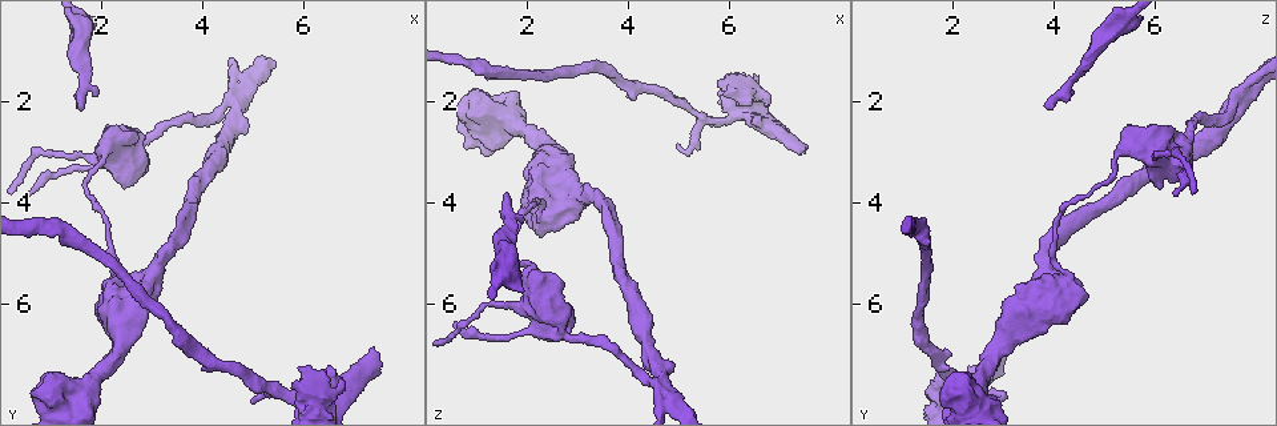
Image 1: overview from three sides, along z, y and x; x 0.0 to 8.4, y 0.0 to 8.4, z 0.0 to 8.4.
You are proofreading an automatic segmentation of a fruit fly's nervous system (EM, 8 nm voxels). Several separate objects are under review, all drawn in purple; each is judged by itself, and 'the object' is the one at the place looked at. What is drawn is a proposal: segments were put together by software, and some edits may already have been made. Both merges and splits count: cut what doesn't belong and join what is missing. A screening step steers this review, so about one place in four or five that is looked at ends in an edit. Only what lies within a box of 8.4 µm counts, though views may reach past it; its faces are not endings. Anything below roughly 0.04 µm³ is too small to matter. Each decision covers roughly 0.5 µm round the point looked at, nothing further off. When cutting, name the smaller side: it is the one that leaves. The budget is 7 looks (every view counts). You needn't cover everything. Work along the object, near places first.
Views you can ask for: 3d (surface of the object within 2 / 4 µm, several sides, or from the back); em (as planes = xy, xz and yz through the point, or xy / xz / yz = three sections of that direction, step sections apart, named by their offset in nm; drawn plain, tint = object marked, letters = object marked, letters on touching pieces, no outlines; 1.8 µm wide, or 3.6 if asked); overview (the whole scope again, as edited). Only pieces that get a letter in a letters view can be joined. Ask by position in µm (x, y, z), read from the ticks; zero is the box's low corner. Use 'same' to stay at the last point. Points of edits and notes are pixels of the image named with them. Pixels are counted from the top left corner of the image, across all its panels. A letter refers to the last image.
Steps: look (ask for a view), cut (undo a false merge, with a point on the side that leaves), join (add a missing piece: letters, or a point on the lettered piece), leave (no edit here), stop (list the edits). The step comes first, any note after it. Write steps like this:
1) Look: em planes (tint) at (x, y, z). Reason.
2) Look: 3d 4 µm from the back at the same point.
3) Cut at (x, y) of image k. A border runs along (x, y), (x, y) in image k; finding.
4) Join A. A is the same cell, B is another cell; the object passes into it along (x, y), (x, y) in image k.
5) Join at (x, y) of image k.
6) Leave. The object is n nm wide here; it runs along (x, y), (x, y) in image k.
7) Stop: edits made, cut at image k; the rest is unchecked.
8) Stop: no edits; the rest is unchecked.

Look: em xz step 8 (tint) at (4.65, 2.30, 7.35). Side arm on a straight run.

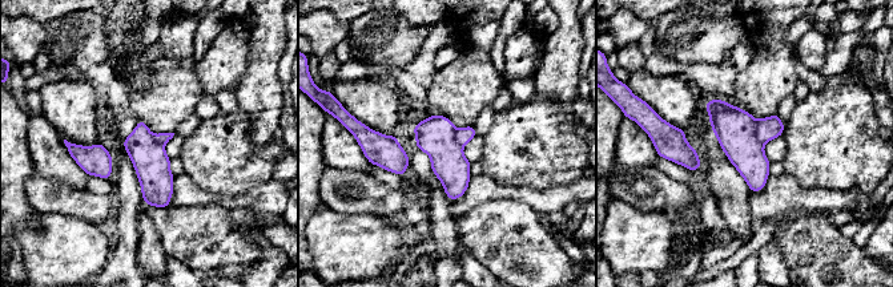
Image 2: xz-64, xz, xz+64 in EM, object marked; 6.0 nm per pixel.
Look: em xz step 8 (letters) at the same point. See the neighbours.

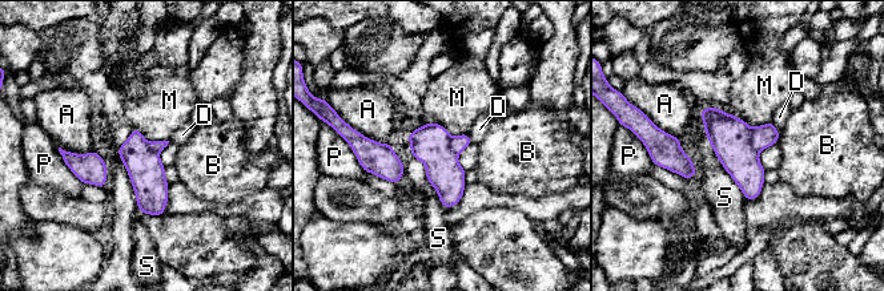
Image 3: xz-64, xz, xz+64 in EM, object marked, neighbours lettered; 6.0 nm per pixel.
Cut at (764, 136) of image 3. A, B, D, M, P and S are other cells; a border runs along (751, 129), (751, 146), (758, 153) in image 3; a second neuron is stuck on.

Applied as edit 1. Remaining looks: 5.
Look: overview. See it whole again.

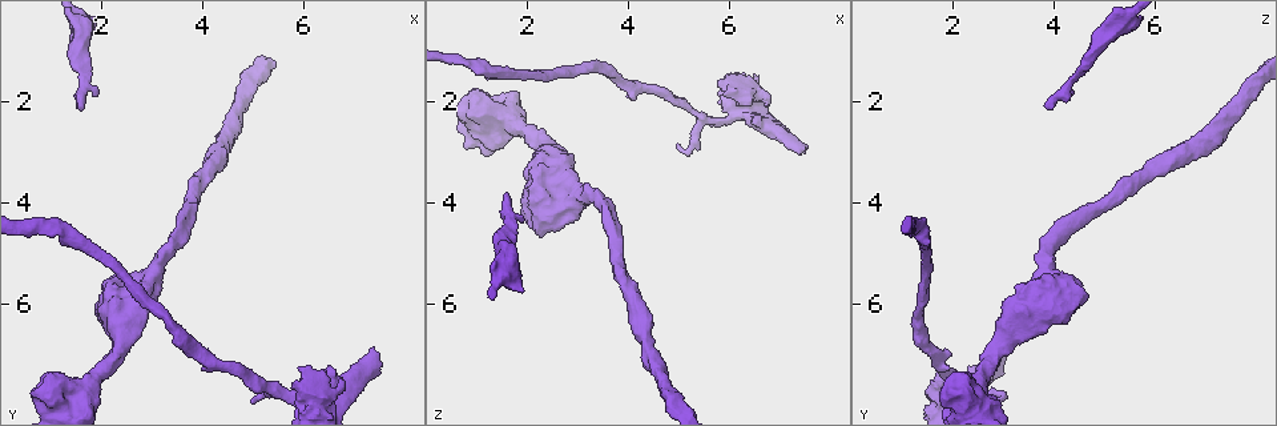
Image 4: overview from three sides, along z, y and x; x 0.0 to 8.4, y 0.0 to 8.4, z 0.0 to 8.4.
Look: em planes (letters) at (1.50, 2.00, 3.85). Tapers out.

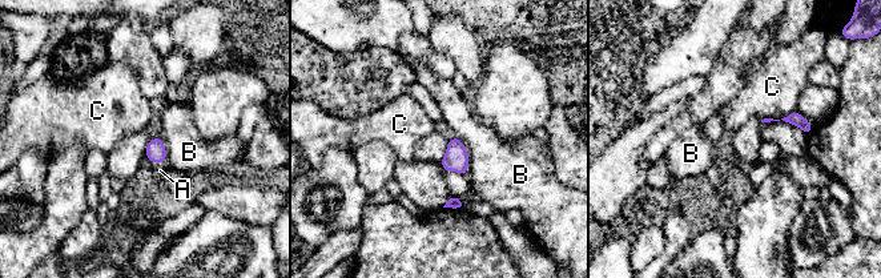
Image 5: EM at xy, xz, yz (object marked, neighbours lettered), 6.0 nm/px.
Join A. A is the same cell, B and C are other cells; the object passes into it along (156, 152), (157, 161), (160, 170) in image 5; it goes on there.

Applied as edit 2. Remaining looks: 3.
Look: em planes (letters) at (7.30, 6.85, 3.00). Branch stops here.

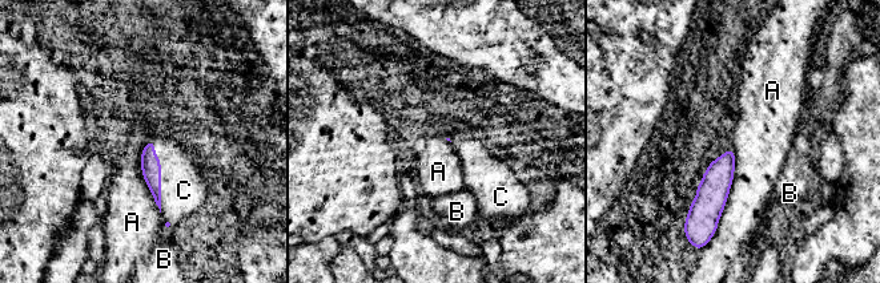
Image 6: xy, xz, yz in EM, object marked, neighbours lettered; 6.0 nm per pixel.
Join C. C is the same cell, A and B are other cells; the object passes into it along (151, 166), (160, 176), (184, 190) in image 6; the neuron continues.

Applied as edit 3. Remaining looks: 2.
Stop: edits made, cut at image 3, join at image 5, join at image 6; the rest is unchecked.

